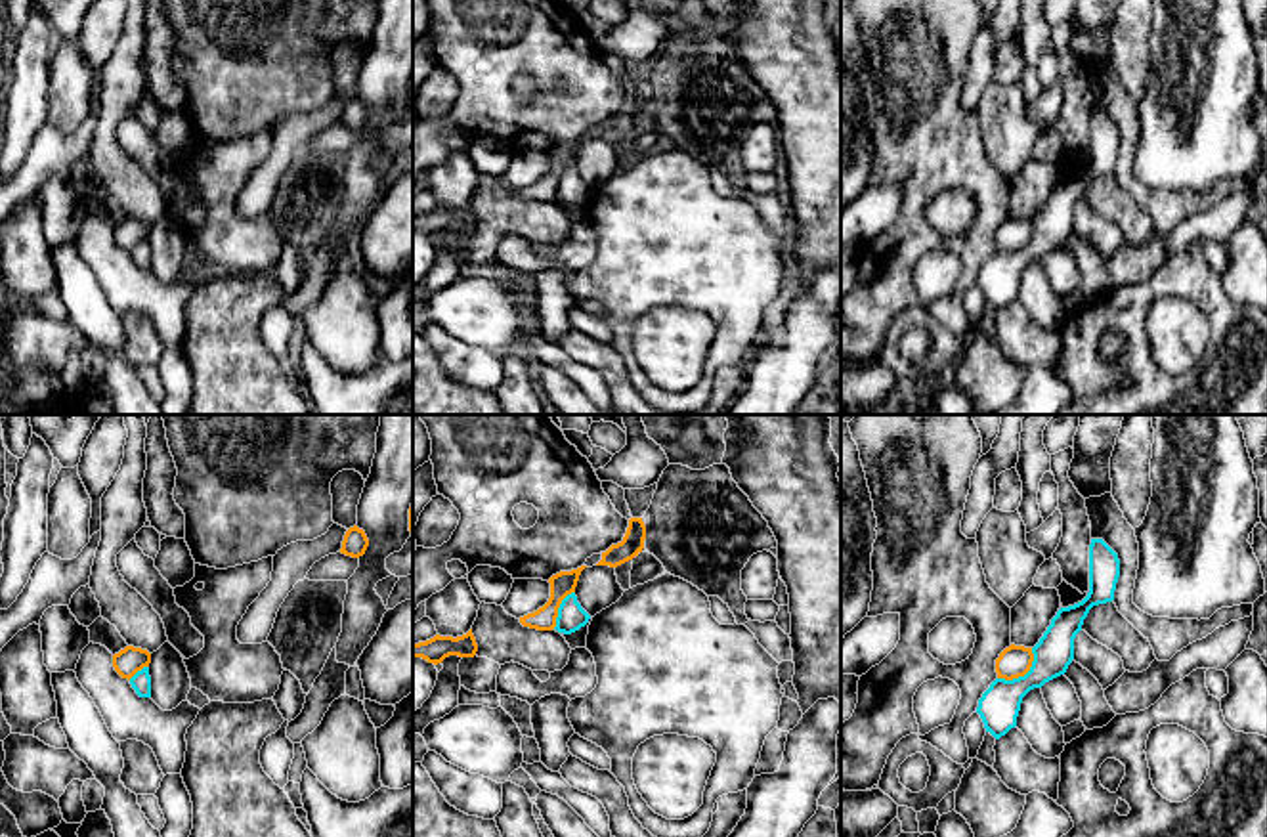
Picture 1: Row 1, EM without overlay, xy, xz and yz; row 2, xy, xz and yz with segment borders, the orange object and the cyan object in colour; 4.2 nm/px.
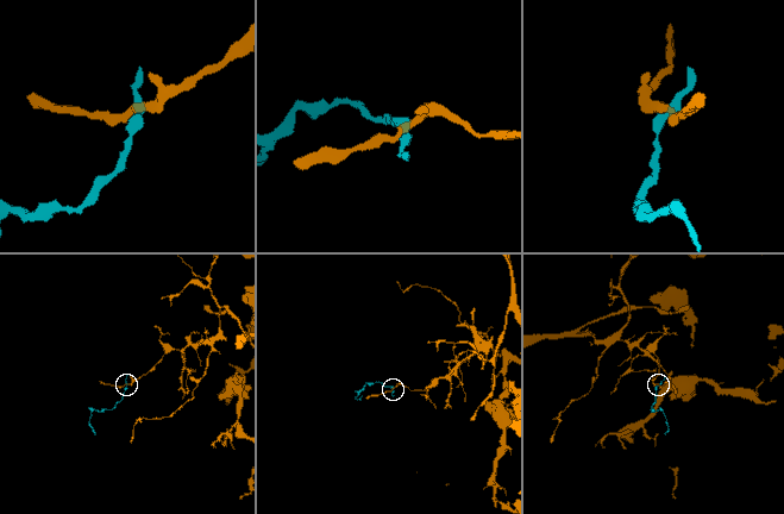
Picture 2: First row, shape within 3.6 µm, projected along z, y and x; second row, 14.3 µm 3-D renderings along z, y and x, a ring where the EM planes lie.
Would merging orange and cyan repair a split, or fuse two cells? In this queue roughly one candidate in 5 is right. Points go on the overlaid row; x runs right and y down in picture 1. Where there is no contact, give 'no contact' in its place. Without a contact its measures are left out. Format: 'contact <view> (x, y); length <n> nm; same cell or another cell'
contact yz (1023, 675); length 200 nm; another cell

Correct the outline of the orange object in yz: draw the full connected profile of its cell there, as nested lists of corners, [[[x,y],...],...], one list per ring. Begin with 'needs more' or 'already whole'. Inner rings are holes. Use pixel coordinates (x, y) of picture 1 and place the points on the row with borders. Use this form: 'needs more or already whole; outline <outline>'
already whole; outline [[[1011,644],[996,659],[998,678],[1013,680],[1024,676],[1034,661],[1032,648]]]

